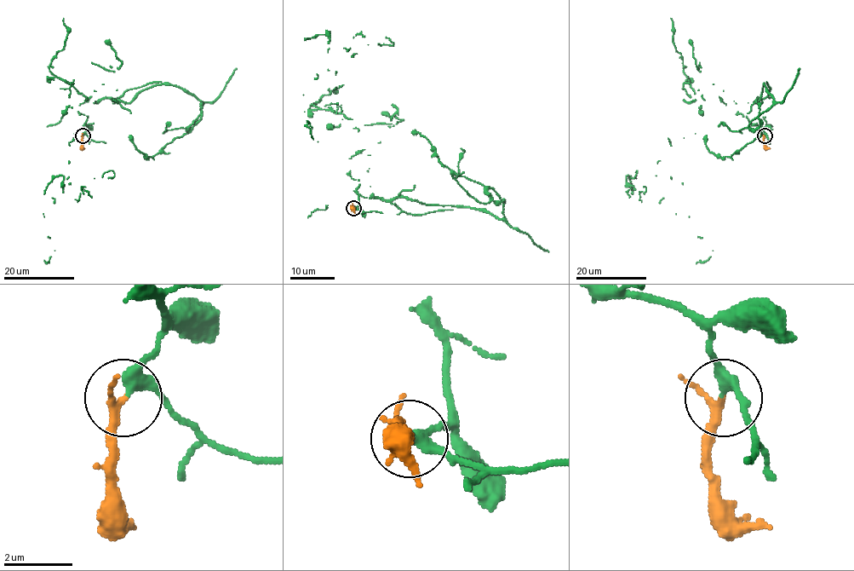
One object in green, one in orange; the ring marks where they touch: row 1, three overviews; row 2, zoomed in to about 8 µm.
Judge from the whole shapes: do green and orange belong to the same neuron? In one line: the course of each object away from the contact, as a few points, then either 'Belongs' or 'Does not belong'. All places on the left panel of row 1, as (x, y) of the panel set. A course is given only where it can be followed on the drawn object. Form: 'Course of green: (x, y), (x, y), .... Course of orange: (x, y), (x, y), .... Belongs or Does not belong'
Course of green: (83, 135), (87, 116), (79, 105), (89, 97), (71, 83), (69, 176), (44, 216), (50, 238), (46, 263). Course of orange: (83, 135), (82, 145), (84, 148). Belongs

